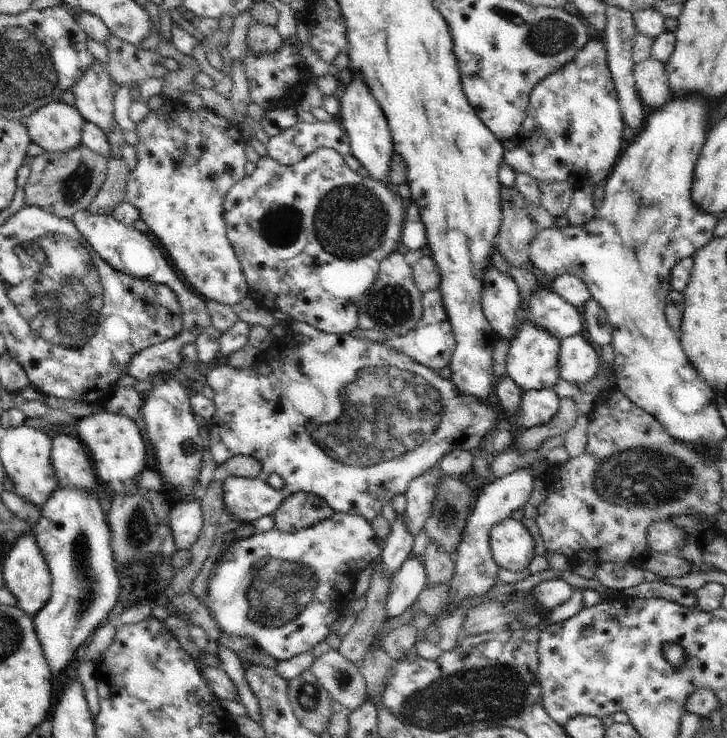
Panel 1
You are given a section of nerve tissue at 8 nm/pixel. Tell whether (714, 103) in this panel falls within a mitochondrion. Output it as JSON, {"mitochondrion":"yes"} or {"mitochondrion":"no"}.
{"mitochondrion":"no"}

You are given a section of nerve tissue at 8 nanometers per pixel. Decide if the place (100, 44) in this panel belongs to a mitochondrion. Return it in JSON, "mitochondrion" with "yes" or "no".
{"mitochondrion":"no"}

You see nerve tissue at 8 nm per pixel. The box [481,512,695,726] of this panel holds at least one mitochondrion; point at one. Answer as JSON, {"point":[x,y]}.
{"point":[599,653]}

